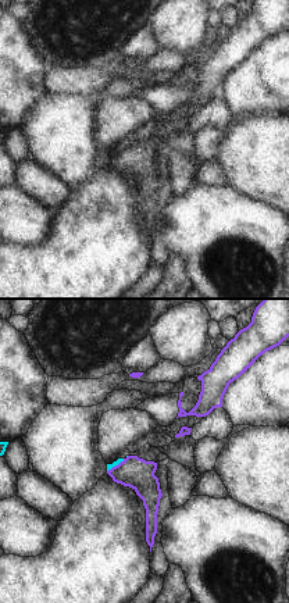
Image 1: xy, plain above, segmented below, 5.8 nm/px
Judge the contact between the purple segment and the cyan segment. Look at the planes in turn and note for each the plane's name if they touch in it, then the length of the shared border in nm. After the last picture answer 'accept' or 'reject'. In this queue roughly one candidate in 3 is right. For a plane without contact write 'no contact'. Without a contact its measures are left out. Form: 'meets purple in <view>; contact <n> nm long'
meets purple in xy; contact 130 nm long

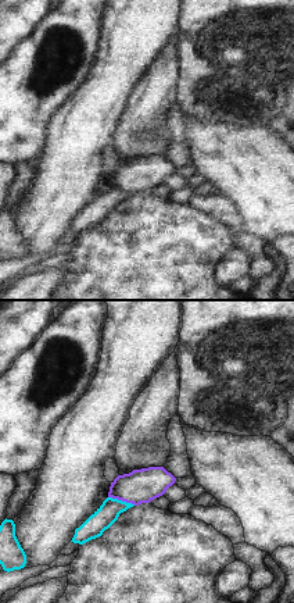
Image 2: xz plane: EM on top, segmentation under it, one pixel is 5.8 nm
meets purple in xz; contact 170 nm long

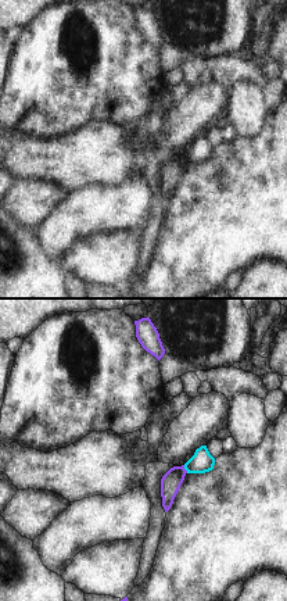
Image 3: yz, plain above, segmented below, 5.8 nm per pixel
meets purple in yz; contact 50 nm long

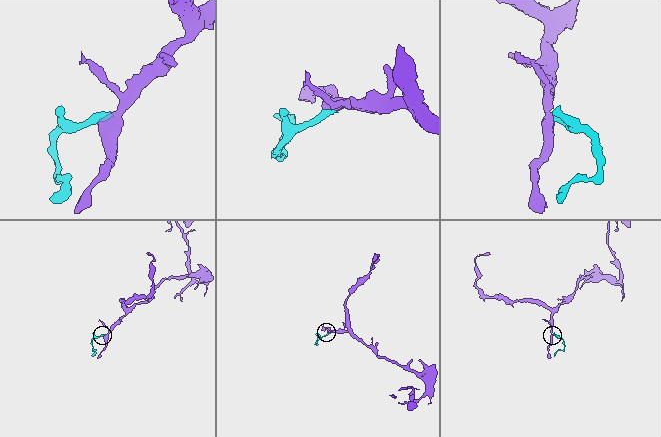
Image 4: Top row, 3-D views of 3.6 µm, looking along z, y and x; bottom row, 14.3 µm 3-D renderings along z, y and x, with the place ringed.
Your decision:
reject

